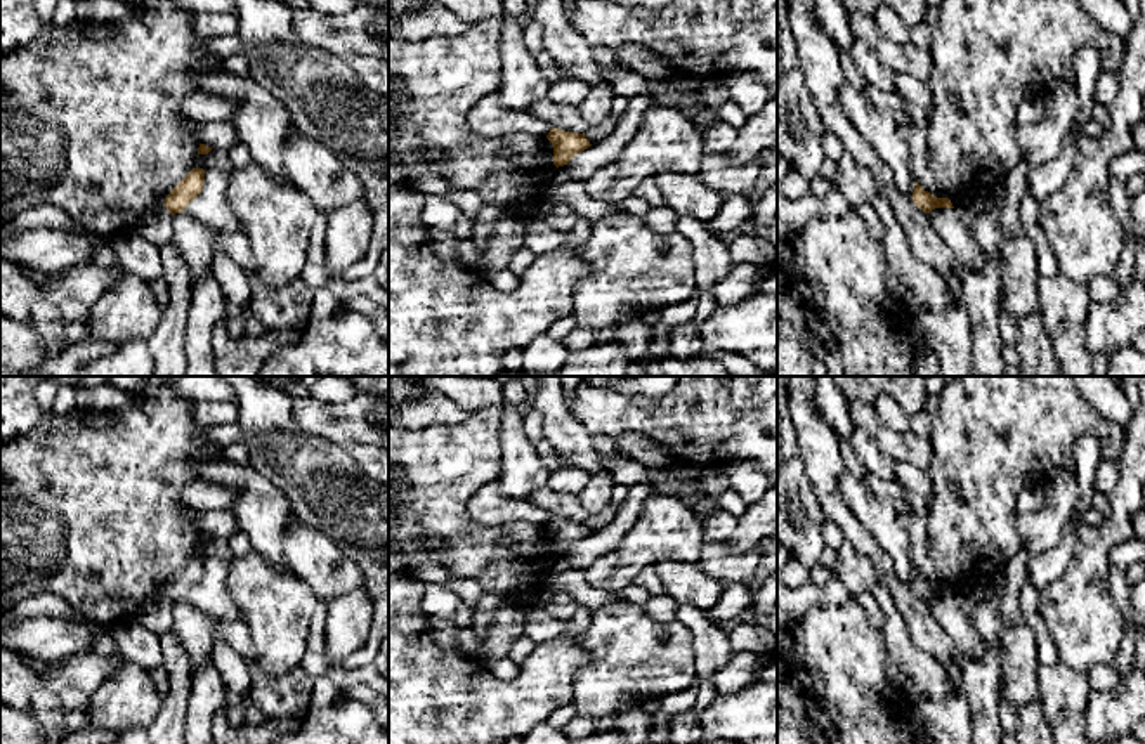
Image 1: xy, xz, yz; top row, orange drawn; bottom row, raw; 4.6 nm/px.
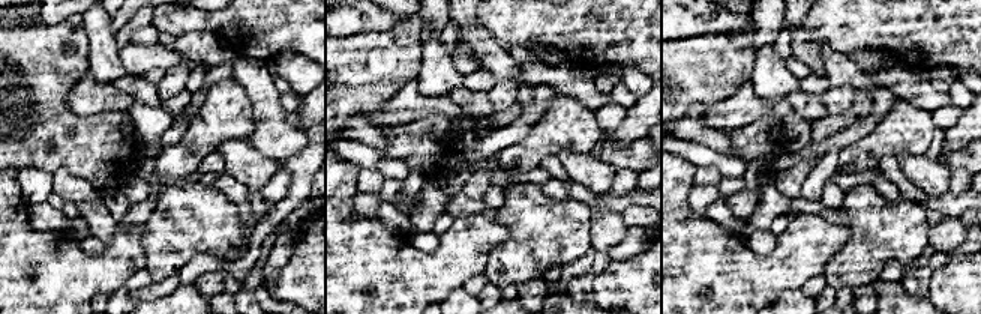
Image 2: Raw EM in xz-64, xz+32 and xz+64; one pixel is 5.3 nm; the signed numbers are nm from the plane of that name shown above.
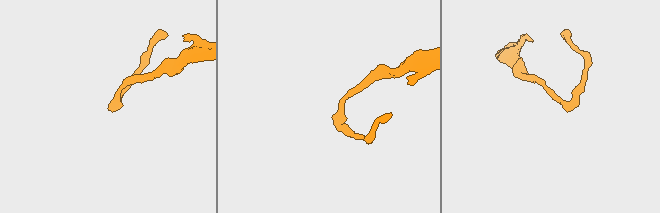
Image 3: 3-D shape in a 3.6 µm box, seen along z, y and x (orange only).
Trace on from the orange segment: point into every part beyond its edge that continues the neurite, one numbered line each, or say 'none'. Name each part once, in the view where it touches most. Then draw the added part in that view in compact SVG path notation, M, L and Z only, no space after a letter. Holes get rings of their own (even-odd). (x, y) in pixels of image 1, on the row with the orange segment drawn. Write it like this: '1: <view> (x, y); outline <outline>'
none

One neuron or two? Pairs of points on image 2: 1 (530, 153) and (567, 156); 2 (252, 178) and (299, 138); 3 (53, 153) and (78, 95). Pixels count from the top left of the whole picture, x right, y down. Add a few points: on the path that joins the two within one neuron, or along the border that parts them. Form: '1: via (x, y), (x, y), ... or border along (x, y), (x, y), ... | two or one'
1: border along (590, 152), (561, 150), (557, 155) | two
2: border along (249, 141), (279, 164) | two
3: border along (65, 95), (66, 105), (77, 114), (105, 113) | two

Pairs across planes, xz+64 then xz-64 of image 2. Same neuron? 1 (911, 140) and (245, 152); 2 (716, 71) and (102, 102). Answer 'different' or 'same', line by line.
1: different
2: different

